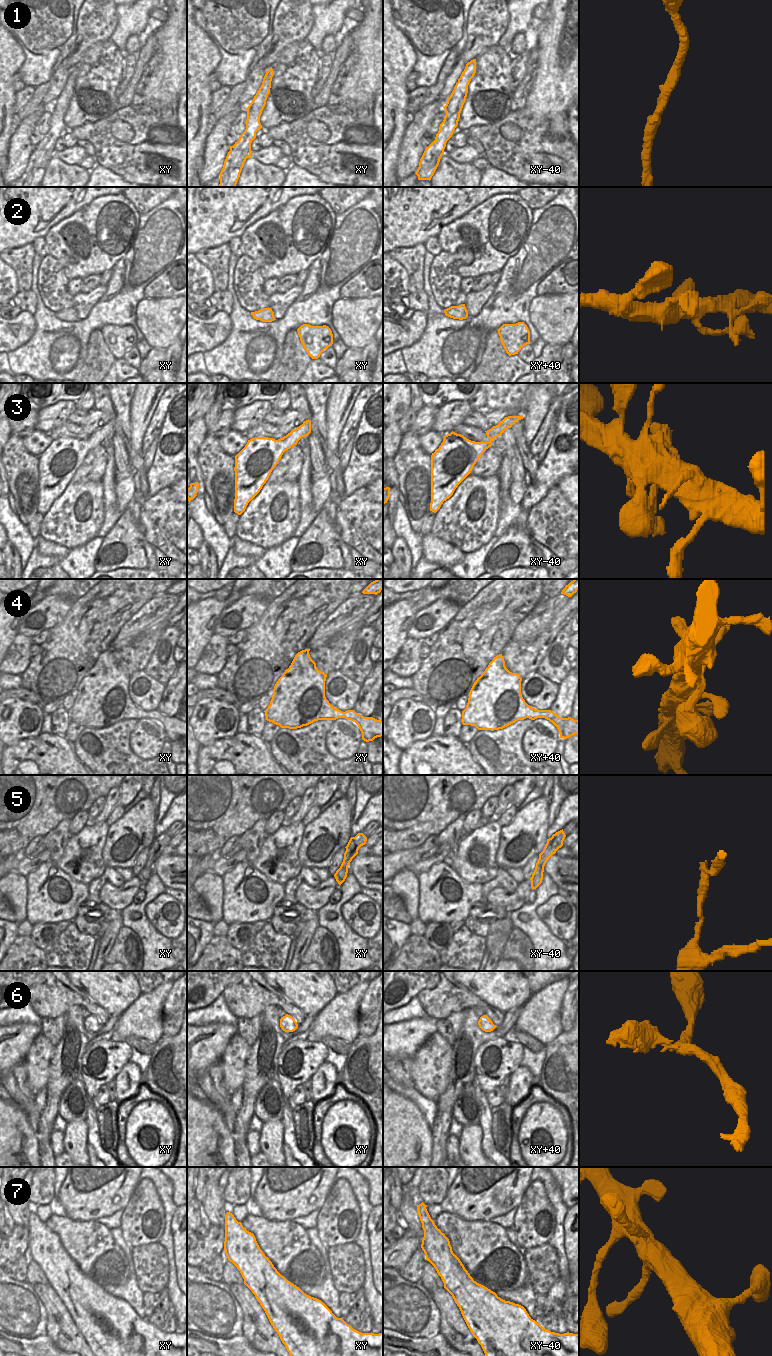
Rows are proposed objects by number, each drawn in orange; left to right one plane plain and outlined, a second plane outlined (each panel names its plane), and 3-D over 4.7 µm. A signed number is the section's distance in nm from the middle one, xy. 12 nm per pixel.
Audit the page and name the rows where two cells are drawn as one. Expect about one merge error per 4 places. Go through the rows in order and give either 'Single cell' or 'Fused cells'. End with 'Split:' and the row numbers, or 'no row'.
1: Single cell
2: Single cell
3: Single cell
4: Single cell
5: Fused cells
6: Single cell
7: Single cell
Split: 5.

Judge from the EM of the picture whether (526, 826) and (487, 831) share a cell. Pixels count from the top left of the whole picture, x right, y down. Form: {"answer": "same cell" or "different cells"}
{"answer": "different cells"}

